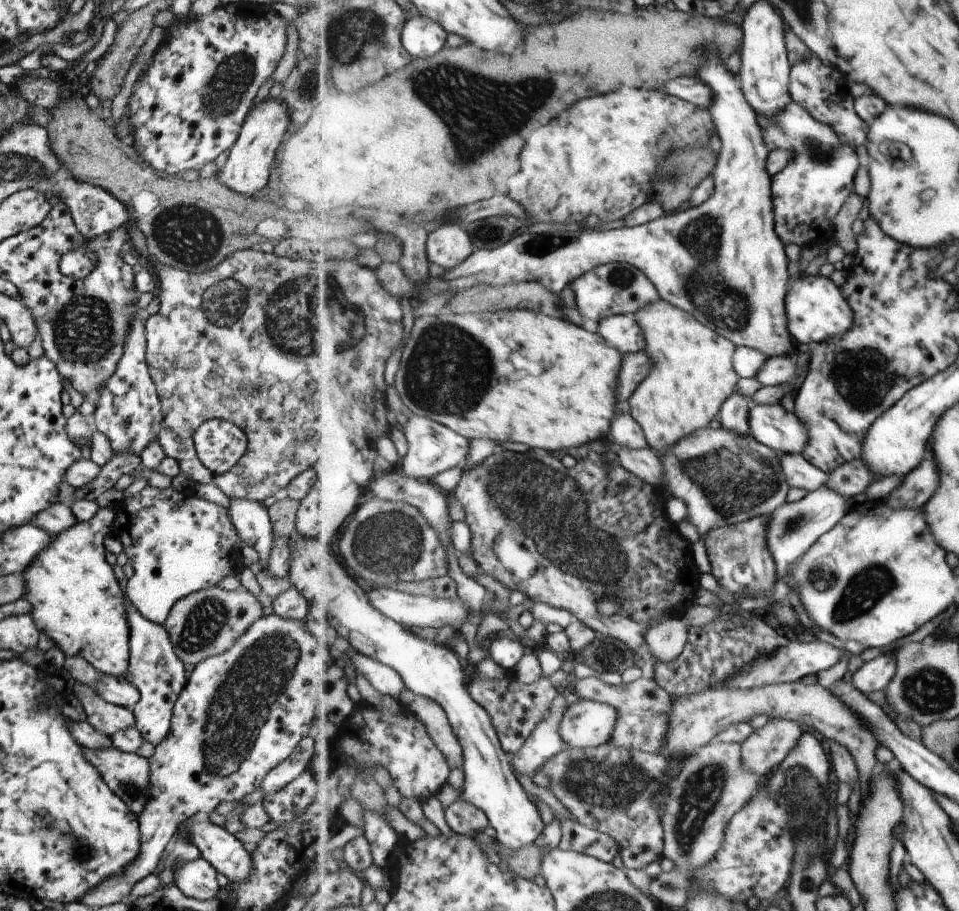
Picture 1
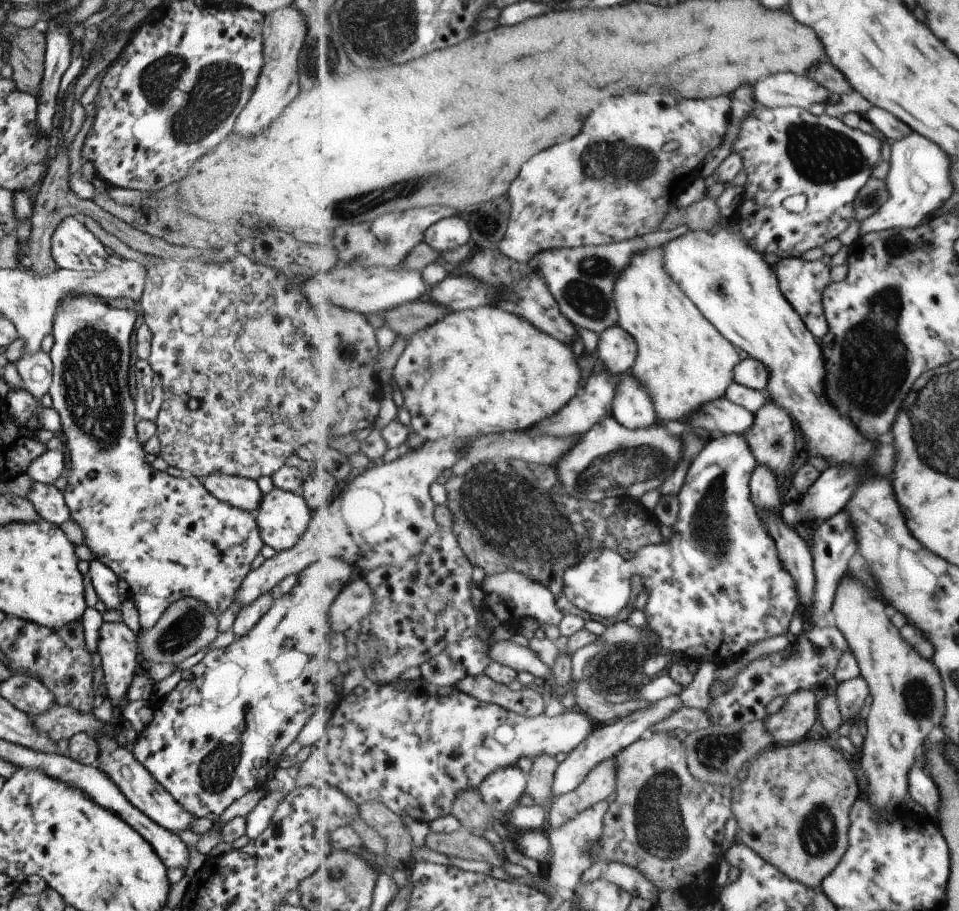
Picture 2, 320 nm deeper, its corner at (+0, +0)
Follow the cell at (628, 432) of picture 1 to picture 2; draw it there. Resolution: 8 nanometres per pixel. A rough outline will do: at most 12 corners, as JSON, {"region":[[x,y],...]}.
{"region":[[630,372],[611,416],[631,430],[659,423],[649,391]]}

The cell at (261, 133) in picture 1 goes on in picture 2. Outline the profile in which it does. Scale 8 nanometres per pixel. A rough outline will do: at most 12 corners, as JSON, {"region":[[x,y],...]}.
{"region":[[262,14],[260,73],[231,133],[261,132],[299,91],[304,14]]}

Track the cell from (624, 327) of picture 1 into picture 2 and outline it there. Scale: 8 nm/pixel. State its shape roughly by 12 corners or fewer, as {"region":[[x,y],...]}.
{"region":[[617,324],[599,334],[602,368],[631,372],[638,344]]}

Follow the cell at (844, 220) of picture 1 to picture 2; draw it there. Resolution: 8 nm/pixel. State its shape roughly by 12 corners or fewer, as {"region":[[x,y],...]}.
{"region":[[871,178],[856,198],[856,220],[891,198],[886,179]]}

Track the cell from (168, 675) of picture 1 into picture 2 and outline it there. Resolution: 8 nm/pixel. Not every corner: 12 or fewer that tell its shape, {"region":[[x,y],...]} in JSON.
{"region":[[97,559],[87,576],[105,609],[120,608],[118,578]]}

